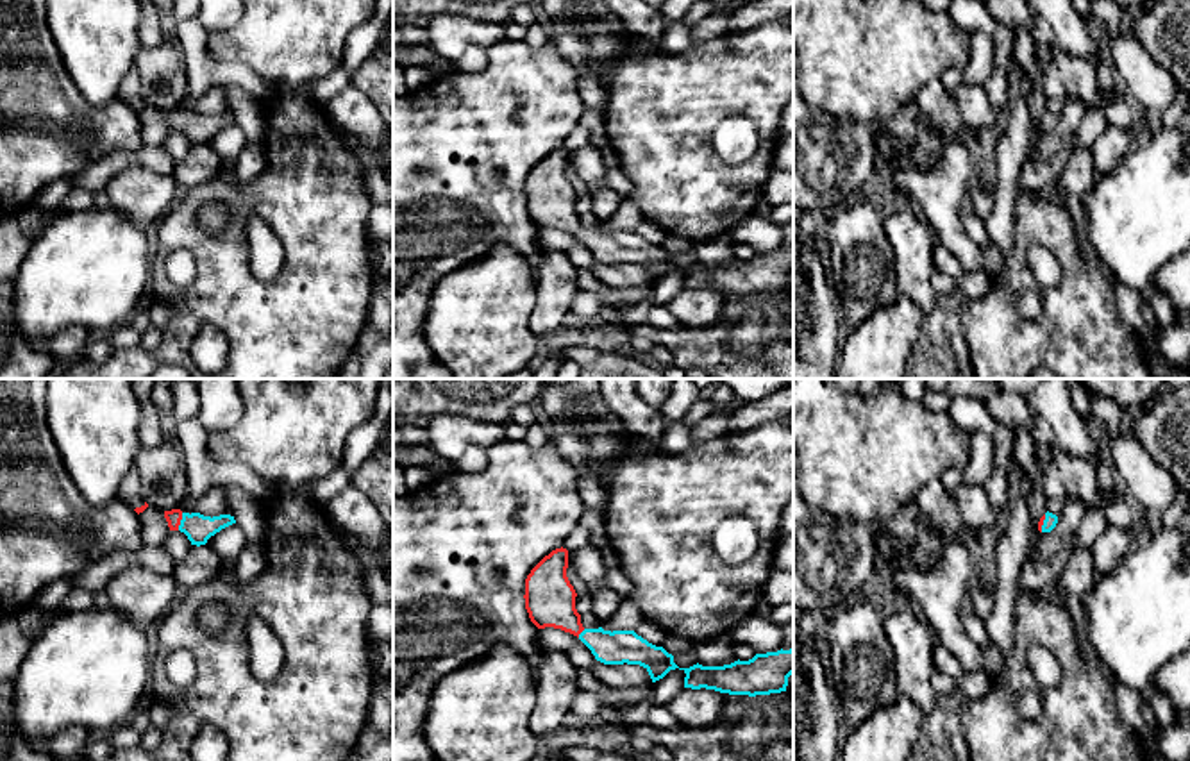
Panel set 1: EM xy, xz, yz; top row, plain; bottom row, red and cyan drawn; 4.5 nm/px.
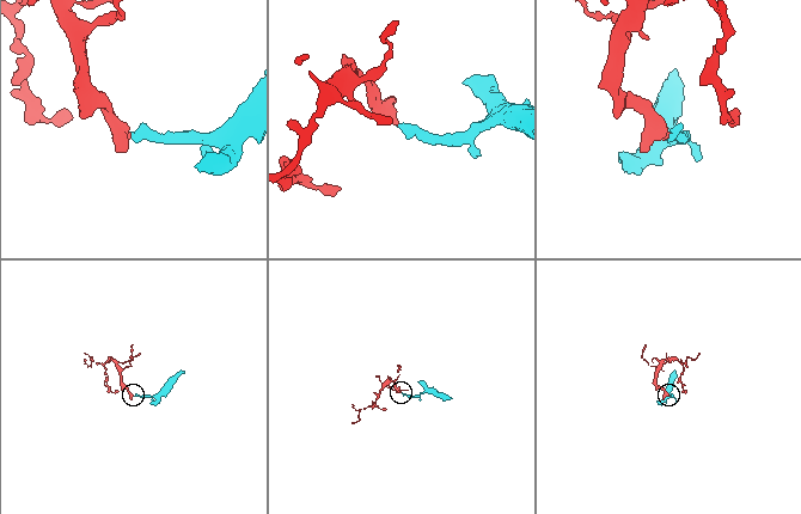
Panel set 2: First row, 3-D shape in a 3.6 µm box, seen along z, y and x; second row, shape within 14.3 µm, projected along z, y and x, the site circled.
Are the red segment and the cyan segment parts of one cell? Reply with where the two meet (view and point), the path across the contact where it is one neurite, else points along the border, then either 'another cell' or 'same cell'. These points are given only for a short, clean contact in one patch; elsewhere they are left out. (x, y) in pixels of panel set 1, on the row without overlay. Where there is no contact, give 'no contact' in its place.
meets red in xy at (179, 122); runs through xy (174, 117), (179, 122), (197, 127); same cell

